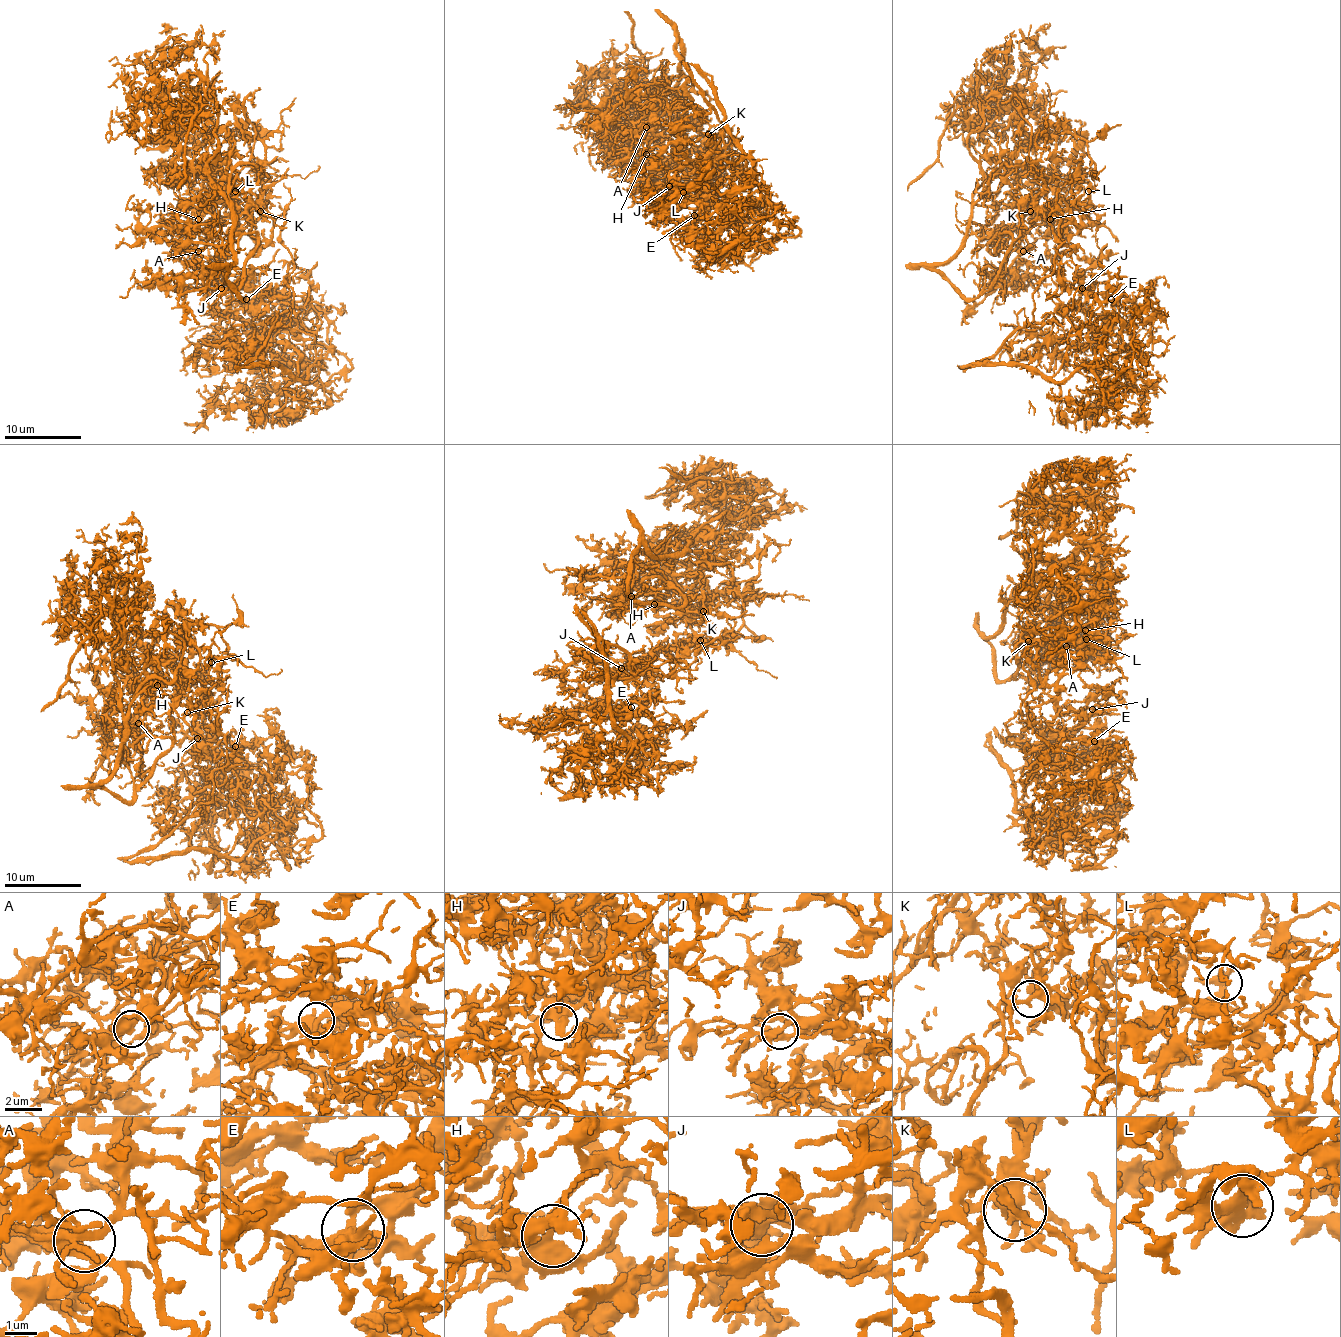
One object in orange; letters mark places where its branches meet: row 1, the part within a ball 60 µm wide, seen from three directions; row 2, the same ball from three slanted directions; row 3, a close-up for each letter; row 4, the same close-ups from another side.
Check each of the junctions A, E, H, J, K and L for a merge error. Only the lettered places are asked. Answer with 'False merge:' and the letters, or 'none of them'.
False merge: none of them

